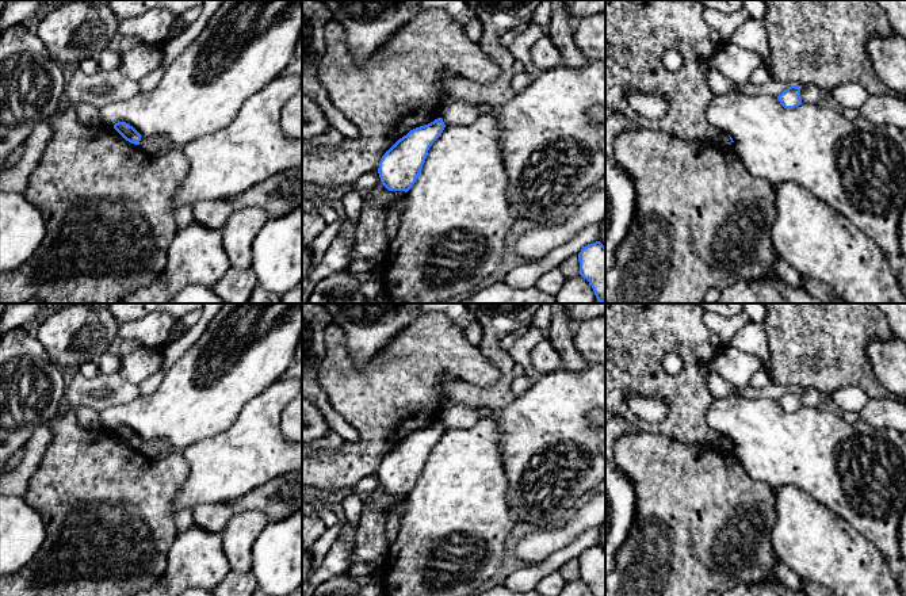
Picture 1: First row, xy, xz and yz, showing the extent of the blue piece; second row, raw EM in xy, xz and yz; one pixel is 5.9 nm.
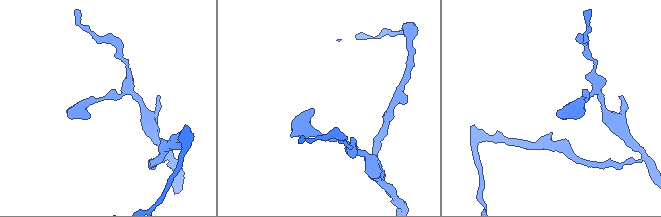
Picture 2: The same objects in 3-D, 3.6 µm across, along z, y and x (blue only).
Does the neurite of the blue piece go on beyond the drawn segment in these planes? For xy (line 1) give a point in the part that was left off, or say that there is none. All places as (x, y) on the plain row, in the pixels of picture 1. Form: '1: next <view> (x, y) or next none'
1: next none

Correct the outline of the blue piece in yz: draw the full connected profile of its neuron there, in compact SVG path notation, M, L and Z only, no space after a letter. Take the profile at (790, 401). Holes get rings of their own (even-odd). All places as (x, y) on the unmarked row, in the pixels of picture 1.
M791 389L788 390L785 394L783 394L779 400L777 400L780 408L784 412L795 412L798 409L802 408L802 402L800 402L800 391L796 389Z

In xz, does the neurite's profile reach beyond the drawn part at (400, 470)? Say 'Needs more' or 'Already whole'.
Already whole

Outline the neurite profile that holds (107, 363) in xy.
M106 351L96 362L100 374L114 374L121 370L121 356L115 356Z

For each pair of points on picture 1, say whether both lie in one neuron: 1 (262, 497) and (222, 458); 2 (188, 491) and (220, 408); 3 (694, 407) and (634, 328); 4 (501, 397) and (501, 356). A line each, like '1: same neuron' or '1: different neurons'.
1: different neurons
2: different neurons
3: same neuron
4: same neuron

